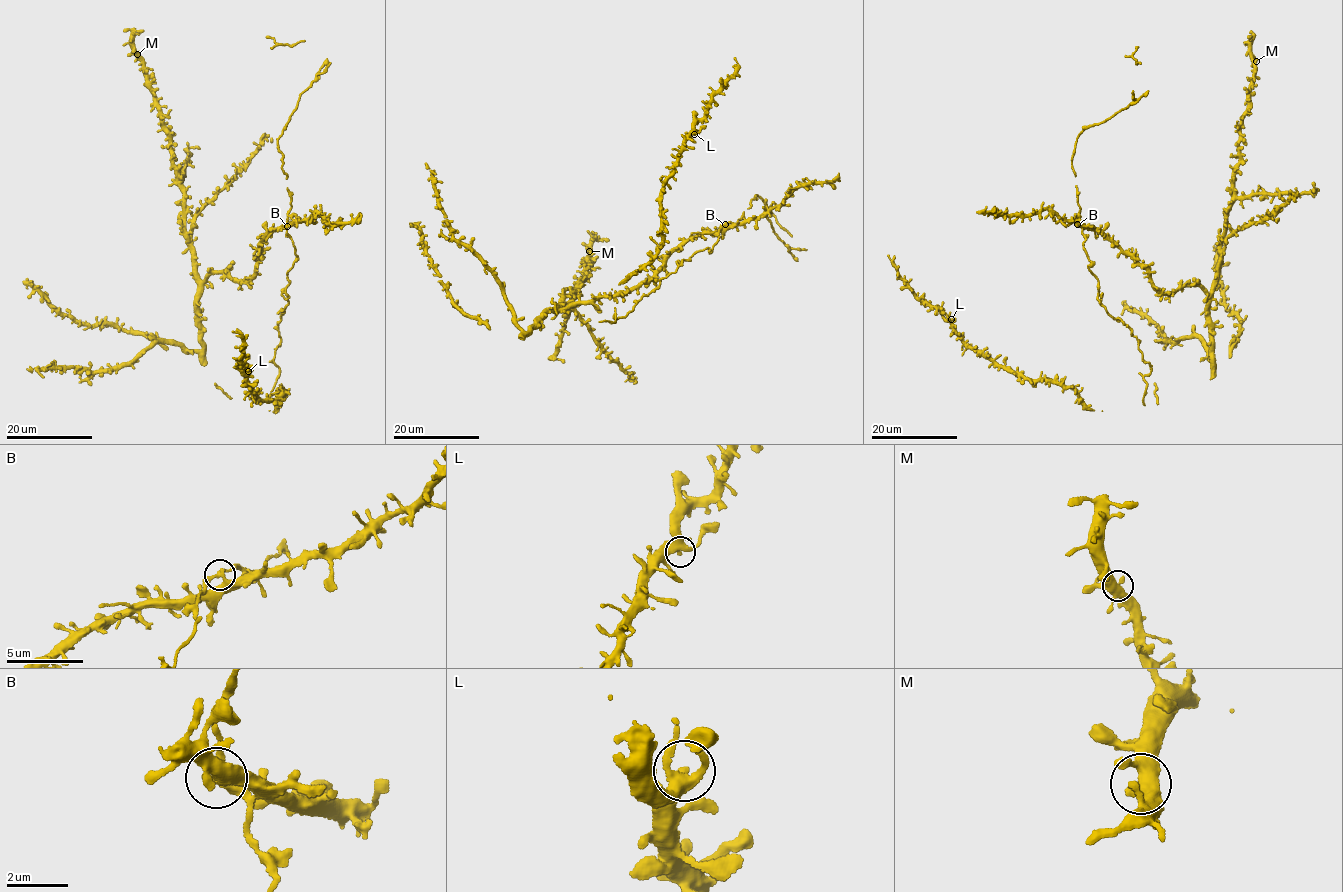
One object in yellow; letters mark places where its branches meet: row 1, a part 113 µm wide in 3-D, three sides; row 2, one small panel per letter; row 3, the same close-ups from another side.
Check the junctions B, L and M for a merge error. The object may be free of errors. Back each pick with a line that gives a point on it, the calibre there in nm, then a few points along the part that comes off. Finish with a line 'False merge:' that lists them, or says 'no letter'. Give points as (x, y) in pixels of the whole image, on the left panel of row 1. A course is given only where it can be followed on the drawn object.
False merge: no letter

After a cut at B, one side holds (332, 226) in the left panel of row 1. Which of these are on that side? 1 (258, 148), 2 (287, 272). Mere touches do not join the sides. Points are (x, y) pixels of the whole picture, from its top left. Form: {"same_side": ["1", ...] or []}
{"same_side": ["1"]}

